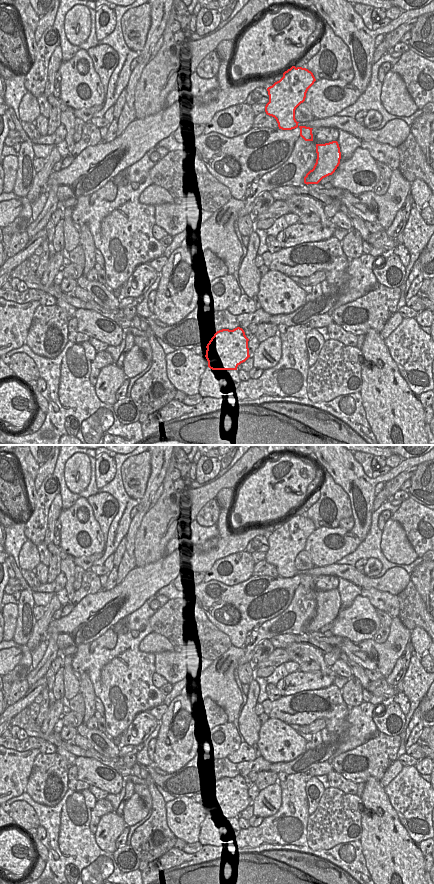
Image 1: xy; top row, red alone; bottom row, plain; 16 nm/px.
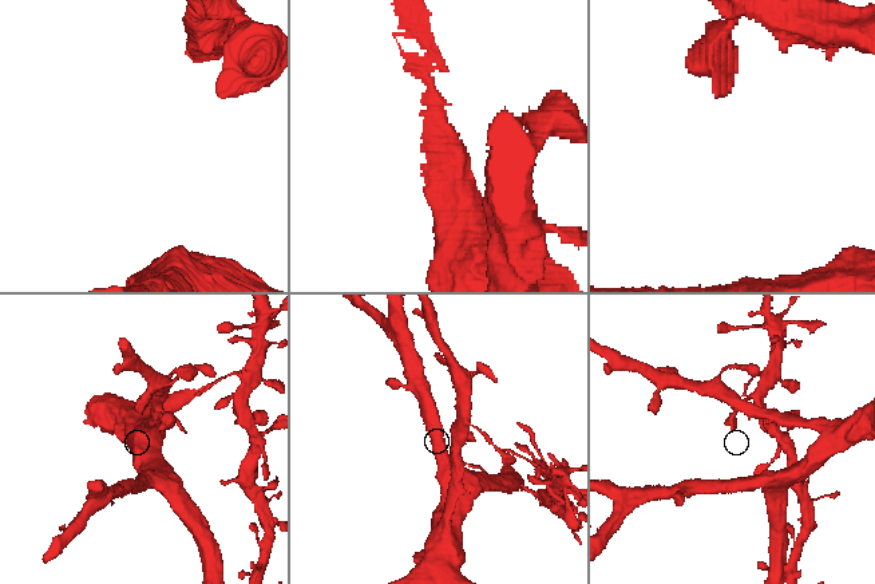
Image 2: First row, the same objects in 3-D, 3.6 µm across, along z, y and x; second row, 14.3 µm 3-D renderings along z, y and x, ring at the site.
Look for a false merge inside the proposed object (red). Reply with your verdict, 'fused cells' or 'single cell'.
single cell

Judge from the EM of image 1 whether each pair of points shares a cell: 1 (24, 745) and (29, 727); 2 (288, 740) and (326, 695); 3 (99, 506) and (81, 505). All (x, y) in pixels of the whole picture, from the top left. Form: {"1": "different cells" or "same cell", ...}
{"1": "different cells", "2": "different cells", "3": "different cells"}

